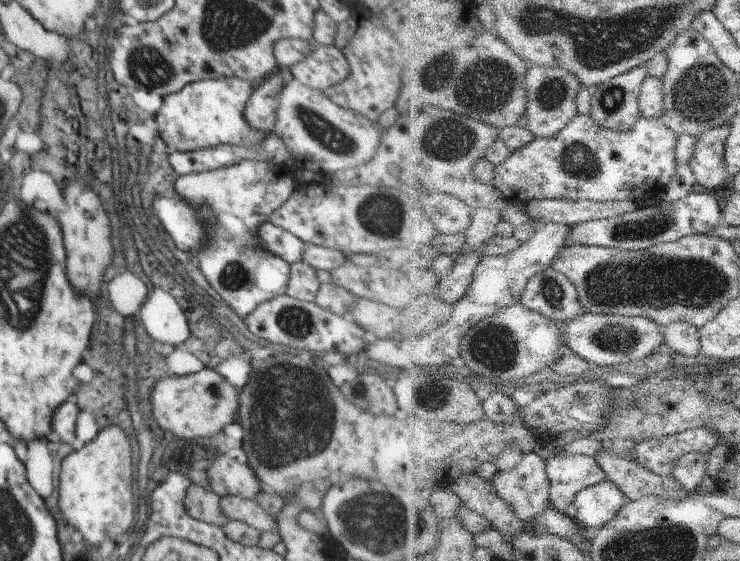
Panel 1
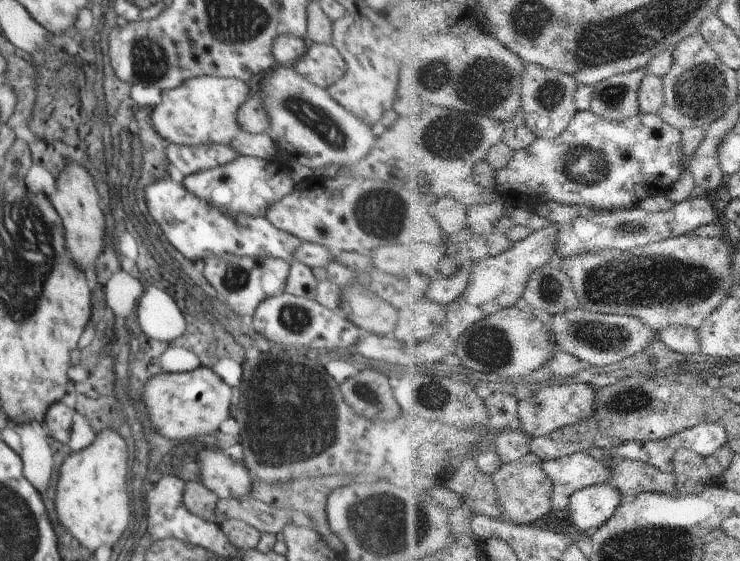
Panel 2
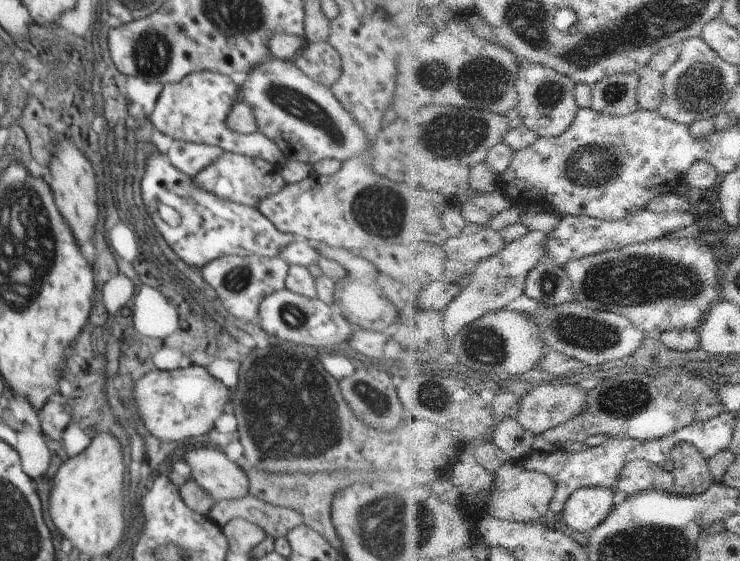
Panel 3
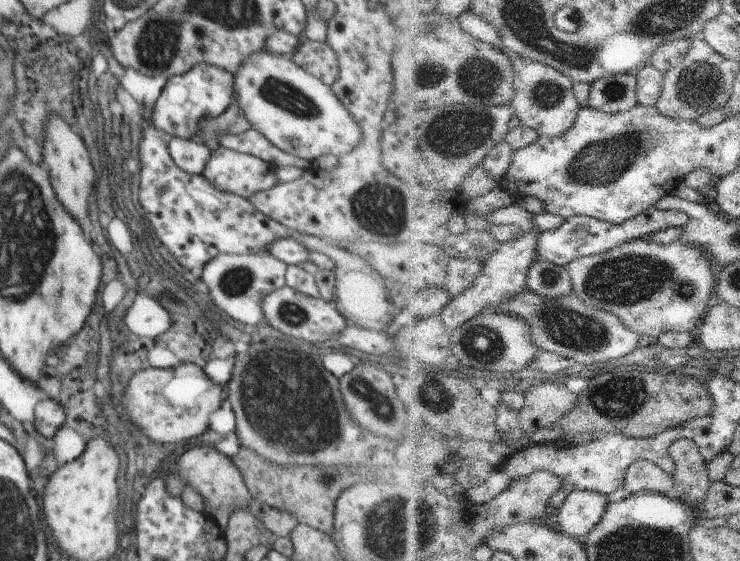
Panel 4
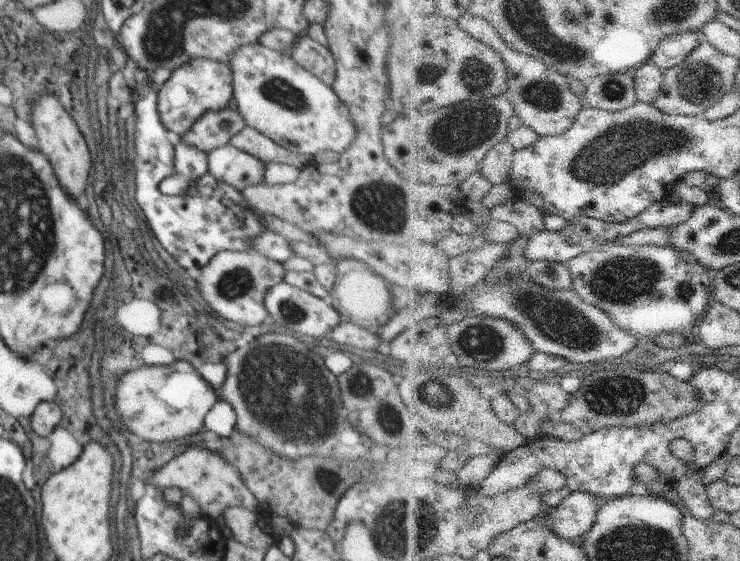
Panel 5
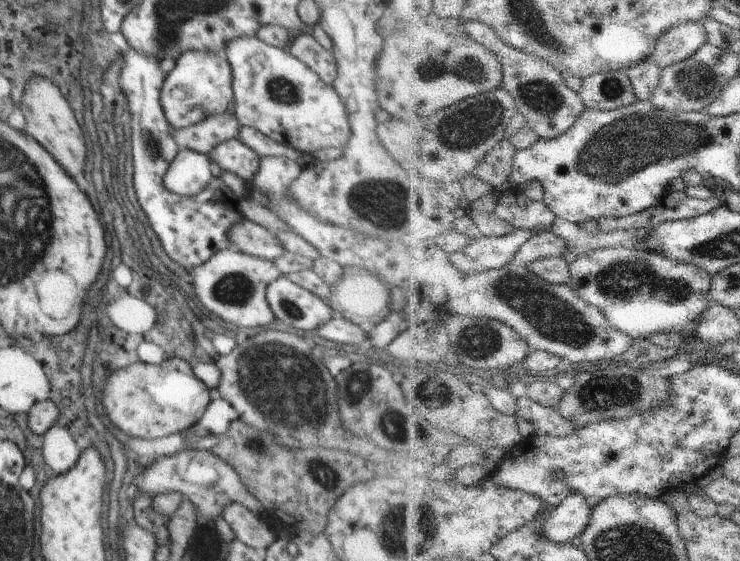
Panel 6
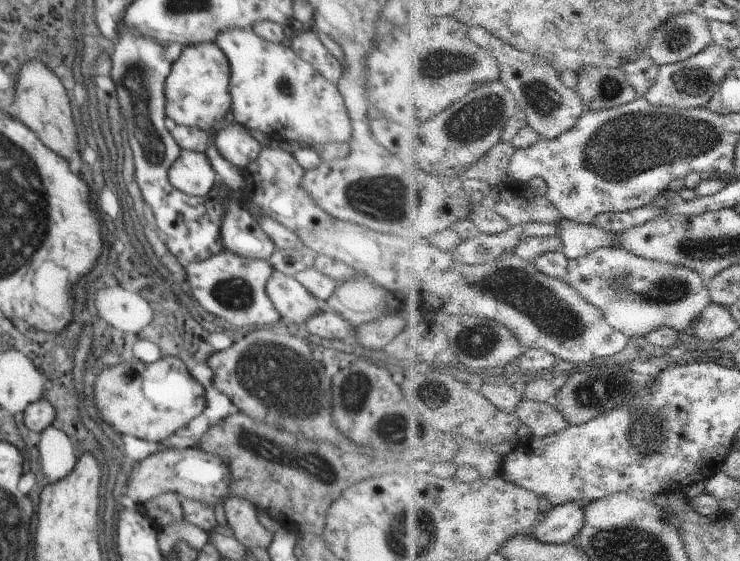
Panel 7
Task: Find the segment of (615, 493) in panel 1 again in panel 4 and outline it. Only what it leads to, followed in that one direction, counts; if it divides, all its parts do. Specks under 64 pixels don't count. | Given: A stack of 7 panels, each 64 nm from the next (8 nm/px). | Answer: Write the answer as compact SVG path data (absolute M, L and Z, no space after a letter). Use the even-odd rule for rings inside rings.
M580 489L574 491L557 519L562 532L571 537L590 534L607 515L612 502L608 493Z

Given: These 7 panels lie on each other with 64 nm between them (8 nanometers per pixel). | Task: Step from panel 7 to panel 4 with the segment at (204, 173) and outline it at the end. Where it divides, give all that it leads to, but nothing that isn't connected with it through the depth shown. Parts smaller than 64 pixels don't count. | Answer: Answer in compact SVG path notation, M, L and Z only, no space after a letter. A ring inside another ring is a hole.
M172 137L167 147L175 165L191 175L200 176L213 153L202 142L180 137Z

